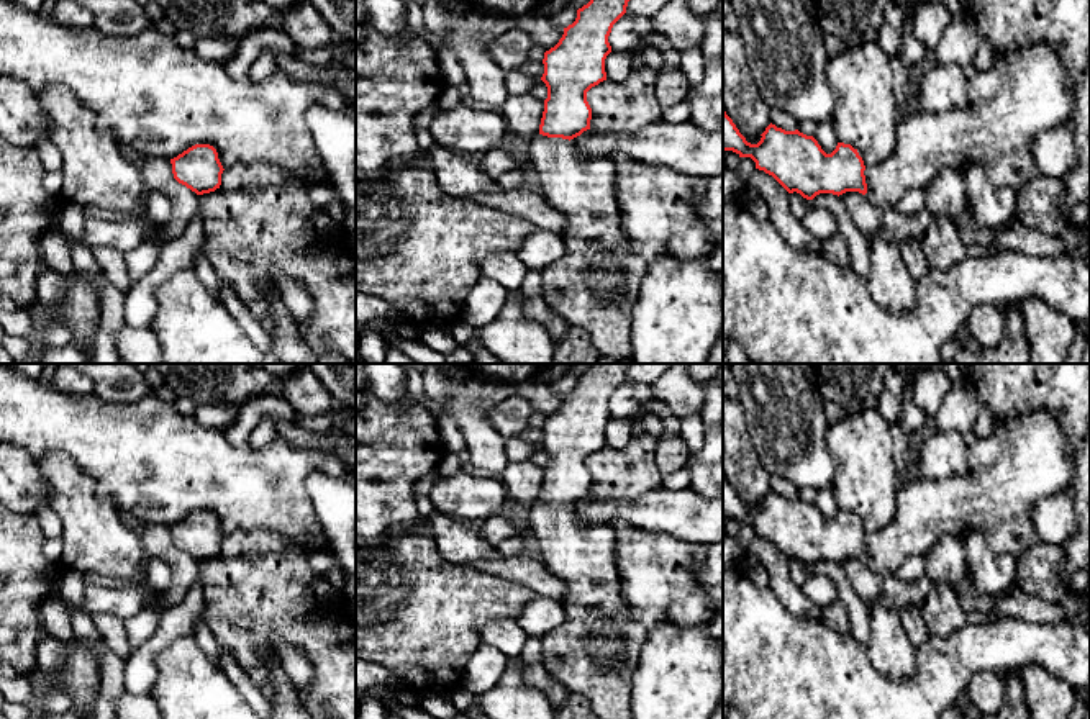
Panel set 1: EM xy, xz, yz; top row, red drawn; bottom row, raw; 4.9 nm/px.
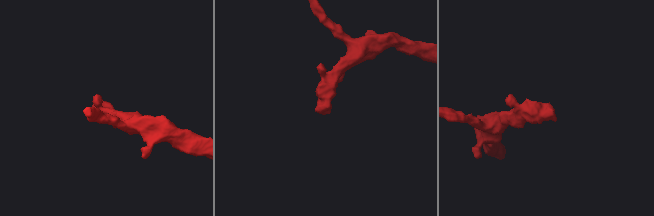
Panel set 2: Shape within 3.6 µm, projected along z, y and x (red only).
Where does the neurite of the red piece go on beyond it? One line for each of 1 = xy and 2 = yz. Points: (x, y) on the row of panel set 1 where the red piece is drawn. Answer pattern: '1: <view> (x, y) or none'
1: none
2: yz (1023, 94)

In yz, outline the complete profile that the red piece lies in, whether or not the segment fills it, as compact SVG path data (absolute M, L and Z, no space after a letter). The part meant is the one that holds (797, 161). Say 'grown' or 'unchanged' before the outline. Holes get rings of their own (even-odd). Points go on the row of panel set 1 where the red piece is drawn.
grown | M1039 43L1036 46L1013 49L1010 52L995 51L993 66L987 70L979 70L975 77L969 79L969 105L964 110L951 113L921 113L915 108L902 115L902 120L897 124L895 151L880 164L865 167L857 149L844 142L838 142L836 149L831 154L826 154L813 136L806 136L798 129L785 131L772 123L761 134L761 141L757 144L751 144L739 133L724 108L723 152L733 151L739 157L751 157L756 162L756 169L772 175L788 193L797 192L806 200L813 200L820 193L833 193L839 197L846 192L859 192L877 206L895 208L906 190L924 190L941 169L954 167L961 172L970 161L983 167L992 185L1020 190L1041 175L1031 154L1031 142L1039 134L1070 118L1074 106L1075 100L1067 90L1064 66L1049 44Z

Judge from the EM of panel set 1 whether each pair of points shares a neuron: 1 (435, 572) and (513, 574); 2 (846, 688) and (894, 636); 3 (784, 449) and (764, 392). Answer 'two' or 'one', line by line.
1: two
2: two
3: one

